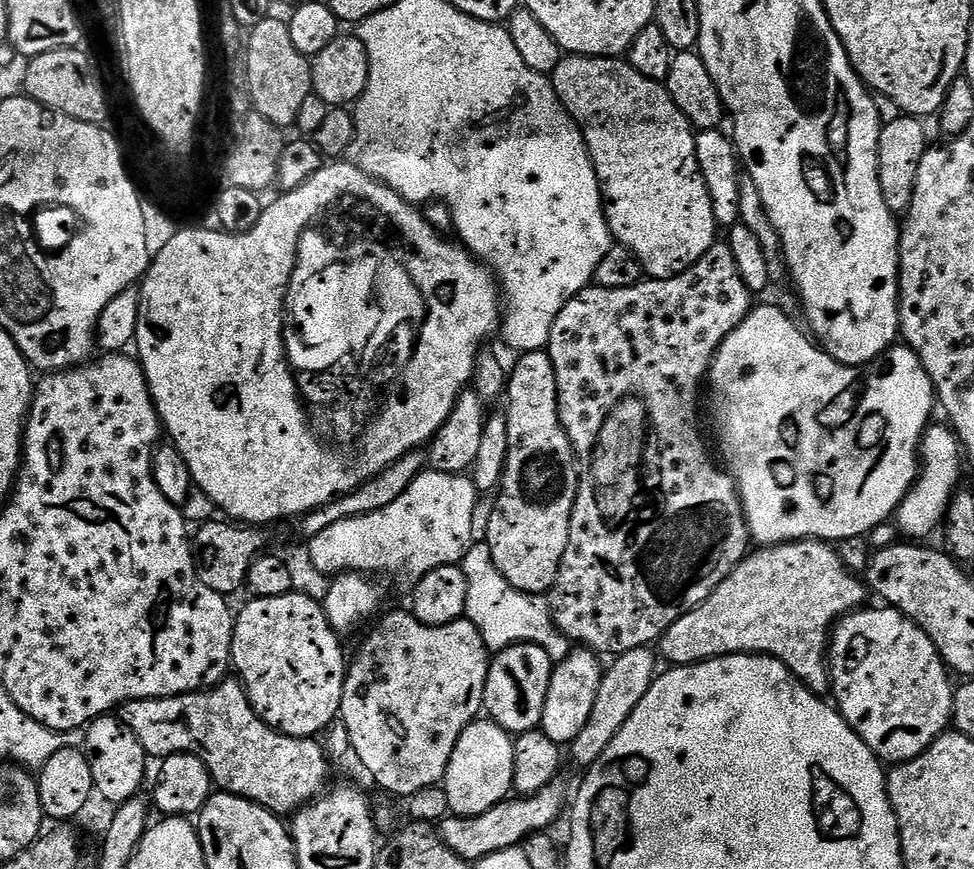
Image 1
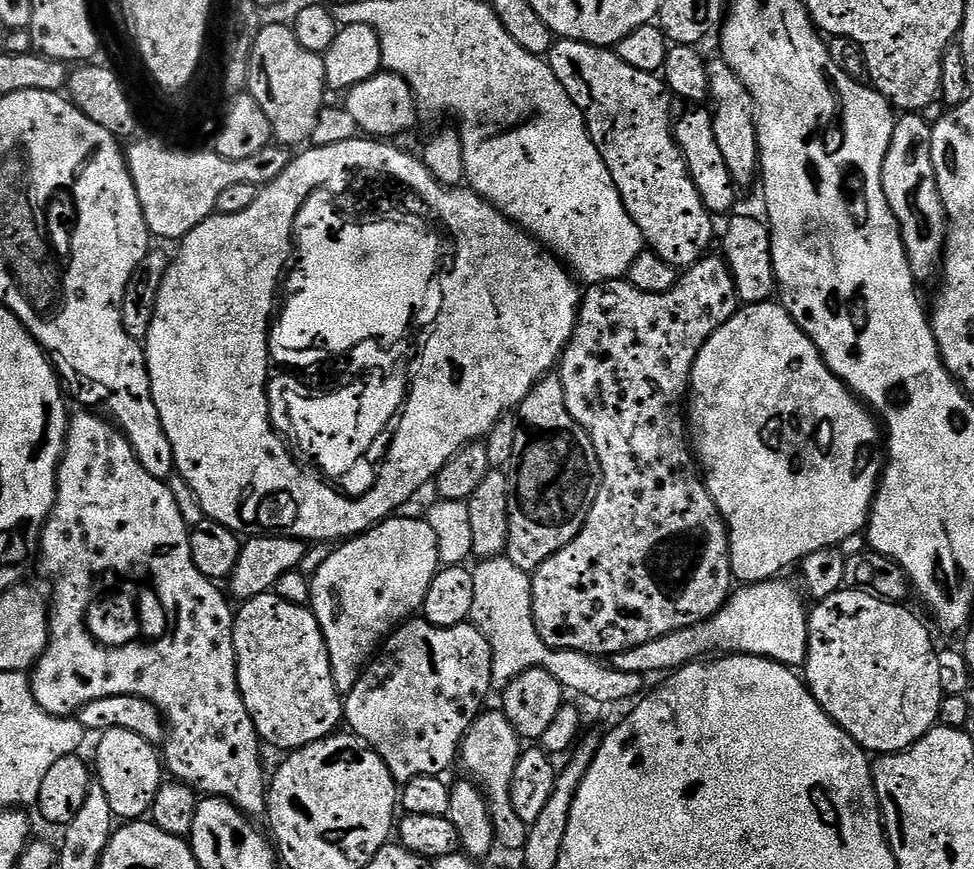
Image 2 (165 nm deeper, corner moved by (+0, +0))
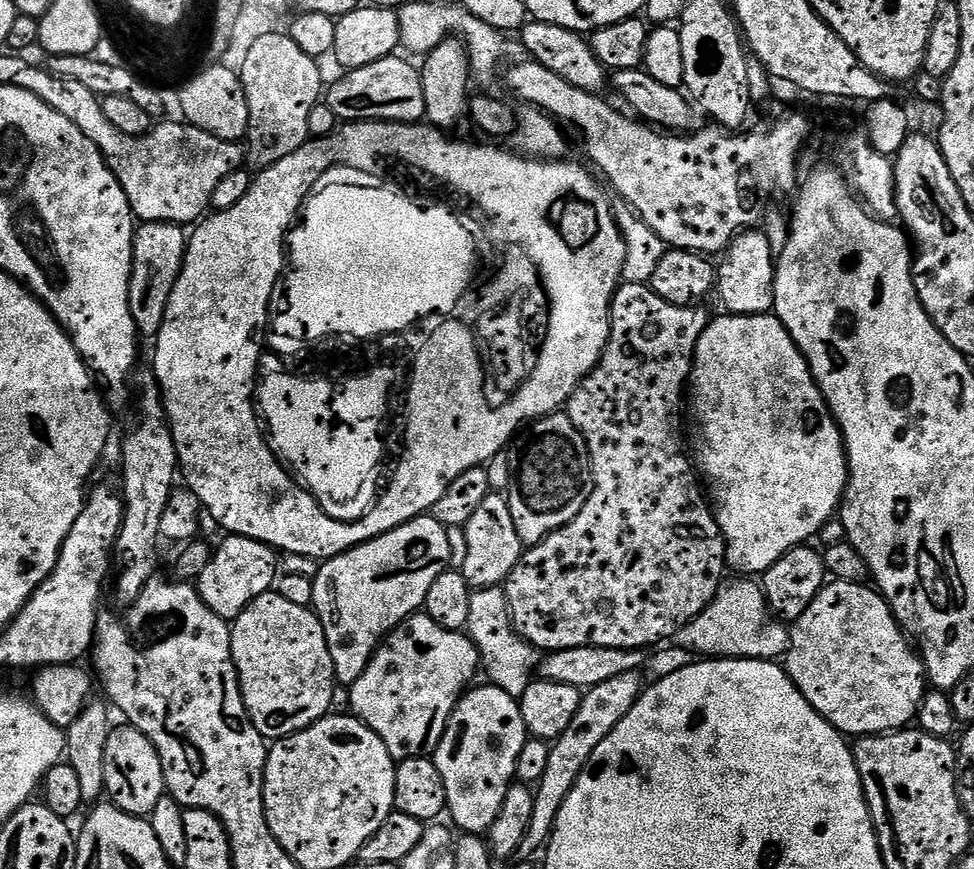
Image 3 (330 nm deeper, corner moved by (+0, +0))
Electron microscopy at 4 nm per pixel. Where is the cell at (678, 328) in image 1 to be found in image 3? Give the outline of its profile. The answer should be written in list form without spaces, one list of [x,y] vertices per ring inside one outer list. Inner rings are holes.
[[[621,283],[620,287],[616,290],[616,296],[612,299],[612,337],[608,339],[608,349],[604,352],[603,358],[600,359],[598,365],[591,374],[584,379],[582,383],[574,390],[574,394],[568,400],[566,411],[568,417],[574,422],[574,426],[582,434],[582,438],[586,442],[586,446],[590,450],[590,458],[592,459],[592,493],[586,502],[586,506],[582,506],[582,510],[576,515],[573,520],[566,526],[562,526],[554,534],[546,537],[542,543],[529,547],[523,553],[520,561],[514,566],[512,573],[509,574],[508,579],[502,584],[502,589],[505,594],[505,600],[508,603],[508,610],[511,616],[512,627],[515,632],[533,648],[539,650],[541,653],[547,654],[550,652],[557,652],[558,650],[574,650],[582,646],[602,646],[603,648],[638,648],[641,650],[648,650],[651,644],[653,646],[663,645],[665,642],[671,641],[676,632],[682,630],[687,626],[696,616],[703,613],[703,610],[716,596],[716,592],[720,588],[720,583],[726,576],[726,549],[724,547],[724,535],[720,533],[720,527],[716,521],[716,513],[710,507],[709,501],[706,499],[705,489],[702,487],[701,481],[698,479],[697,469],[694,467],[693,461],[684,453],[684,420],[680,417],[680,407],[685,407],[686,404],[686,385],[689,383],[692,375],[692,359],[696,356],[696,347],[702,338],[702,334],[708,329],[710,323],[710,316],[703,312],[703,307],[689,306],[683,308],[682,306],[674,306],[670,302],[666,302],[662,298],[658,298],[658,294],[652,292],[648,284],[626,284]]]

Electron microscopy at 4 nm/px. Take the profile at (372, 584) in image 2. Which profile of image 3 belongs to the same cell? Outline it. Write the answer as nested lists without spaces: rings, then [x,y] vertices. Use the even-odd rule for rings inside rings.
[[[425,514],[319,565],[319,572],[312,582],[312,608],[322,622],[326,642],[330,646],[337,685],[350,686],[358,682],[358,678],[362,678],[366,666],[372,661],[372,655],[384,643],[388,633],[423,609],[426,594],[430,594],[430,586],[434,586],[434,581],[442,573],[449,571],[451,562],[448,529],[439,524],[431,514]]]

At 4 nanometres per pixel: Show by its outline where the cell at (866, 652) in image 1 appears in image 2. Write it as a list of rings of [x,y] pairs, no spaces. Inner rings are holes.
[[[845,587],[839,592],[830,594],[824,600],[819,601],[808,614],[808,657],[802,665],[802,679],[808,686],[812,697],[822,706],[824,711],[835,724],[850,738],[854,738],[861,748],[872,754],[887,754],[889,752],[902,752],[911,744],[920,741],[931,728],[937,727],[940,718],[940,701],[946,695],[944,684],[940,681],[940,660],[935,656],[936,648],[932,645],[932,636],[928,628],[911,612],[904,608],[903,603],[883,600],[867,590],[857,590]]]

